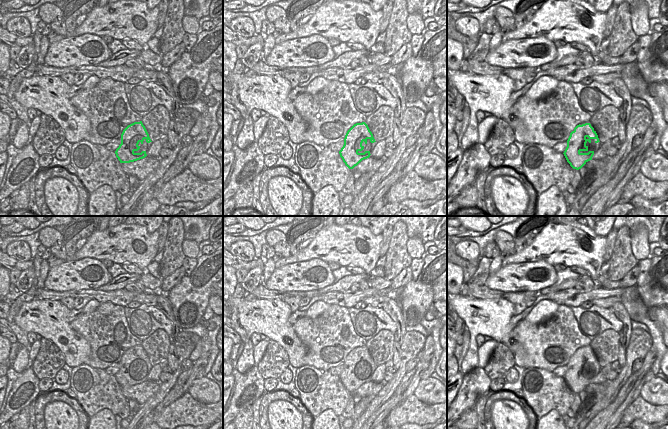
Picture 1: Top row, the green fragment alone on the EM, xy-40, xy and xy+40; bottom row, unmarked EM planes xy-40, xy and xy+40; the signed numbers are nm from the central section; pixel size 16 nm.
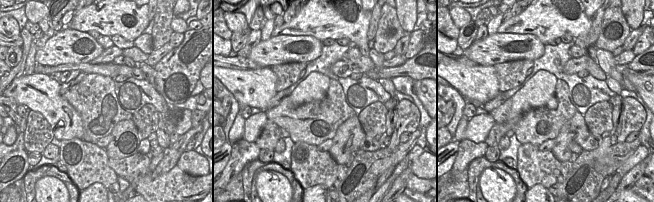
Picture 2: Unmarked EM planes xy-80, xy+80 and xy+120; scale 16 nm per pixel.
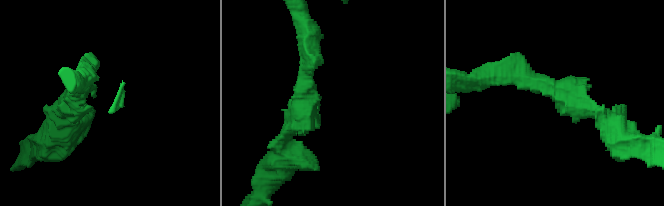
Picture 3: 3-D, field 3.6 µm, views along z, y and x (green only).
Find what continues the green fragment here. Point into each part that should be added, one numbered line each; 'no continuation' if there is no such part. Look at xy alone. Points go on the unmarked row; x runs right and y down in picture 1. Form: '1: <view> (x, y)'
no continuation

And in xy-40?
no continuation

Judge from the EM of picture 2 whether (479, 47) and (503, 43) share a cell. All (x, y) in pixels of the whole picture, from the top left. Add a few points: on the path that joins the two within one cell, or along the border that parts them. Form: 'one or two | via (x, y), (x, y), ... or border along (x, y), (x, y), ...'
one | via (485, 47), (497, 47)

